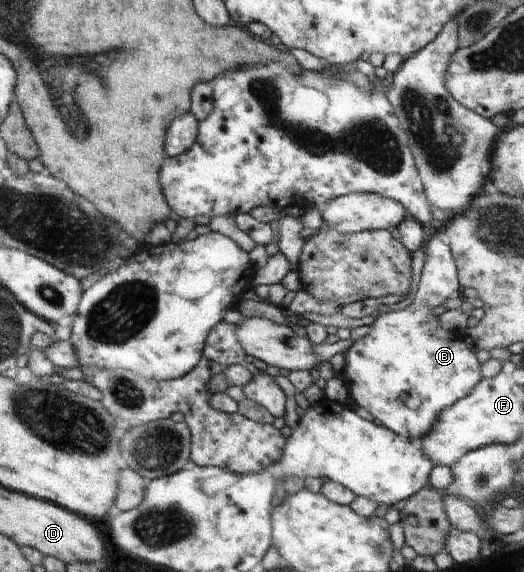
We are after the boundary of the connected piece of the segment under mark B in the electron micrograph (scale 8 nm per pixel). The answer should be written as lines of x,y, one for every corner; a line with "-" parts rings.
438,225
435,230
435,233
427,234
428,242
422,247
425,261
412,304
400,311
384,313
382,310
382,315
371,325
372,332
364,339
355,341
343,353
345,368
341,380
348,388
349,397
355,402
356,407
366,409
376,421
380,421
390,431
415,441
432,429
443,409
466,397
481,380
481,364
476,358
476,351
465,342
463,331
447,331
438,325
437,317
430,315
430,309
442,305
452,293
461,290
457,278
457,265
447,236
444,235
444,229
442,225

